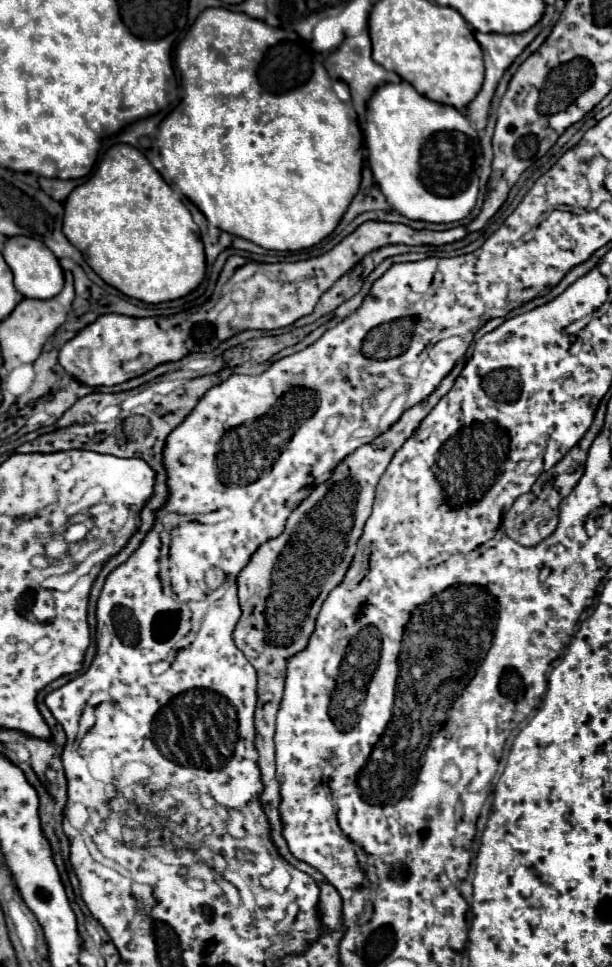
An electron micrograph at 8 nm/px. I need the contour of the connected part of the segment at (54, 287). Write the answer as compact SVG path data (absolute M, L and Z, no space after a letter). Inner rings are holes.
M16 235L10 237L4 243L4 261L8 263L8 267L14 273L14 285L16 289L24 295L24 297L34 297L34 299L52 299L54 295L58 295L62 291L64 285L64 275L62 275L62 267L58 263L58 259L54 257L54 253L38 239L32 237L24 237L24 235Z

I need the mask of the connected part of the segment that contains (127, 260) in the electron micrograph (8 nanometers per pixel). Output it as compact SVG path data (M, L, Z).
M126 143L110 147L92 177L68 195L64 203L64 235L76 249L82 251L86 263L104 283L144 303L180 299L194 291L204 279L204 245L190 211L150 165L150 161L138 149Z

